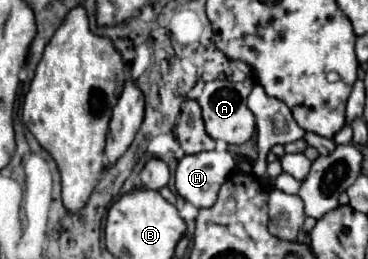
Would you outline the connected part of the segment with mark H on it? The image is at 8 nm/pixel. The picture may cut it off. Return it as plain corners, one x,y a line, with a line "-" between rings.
211,150
187,154
179,160
175,172
177,192
197,208
209,208
217,200
217,192
237,162
229,150

